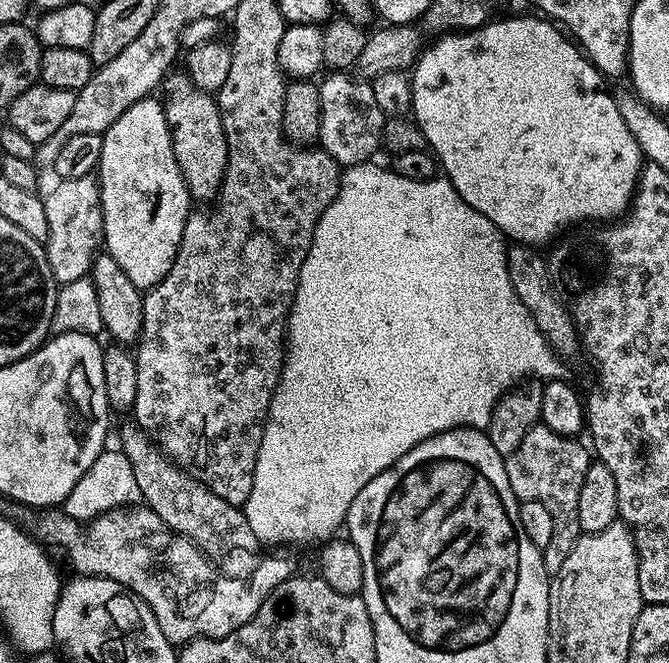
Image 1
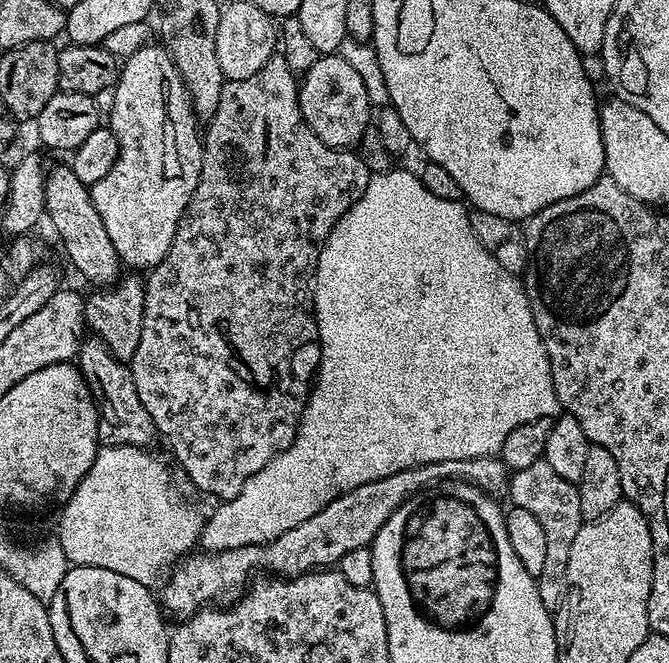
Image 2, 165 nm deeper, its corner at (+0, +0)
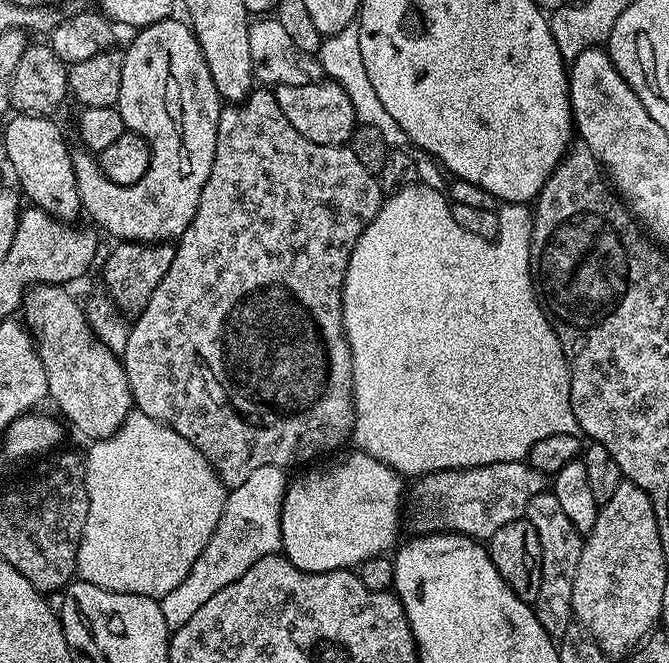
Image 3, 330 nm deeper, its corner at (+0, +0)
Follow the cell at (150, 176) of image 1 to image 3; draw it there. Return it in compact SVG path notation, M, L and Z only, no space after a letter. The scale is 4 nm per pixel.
M169 18L148 27L141 27L132 45L124 52L122 66L122 90L116 104L127 131L138 134L150 146L150 166L138 182L130 186L118 186L106 178L100 169L100 161L87 150L72 153L74 178L78 182L80 207L93 220L97 229L105 228L117 241L139 240L145 244L175 241L190 226L198 210L198 198L202 198L202 186L210 178L210 166L214 162L218 118L222 101L210 78L206 58L191 27L183 19Z

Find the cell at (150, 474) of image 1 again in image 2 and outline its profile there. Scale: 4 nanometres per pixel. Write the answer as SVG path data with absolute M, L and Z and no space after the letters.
M95 338L85 339L80 345L78 367L82 378L92 392L92 399L98 402L98 411L106 436L112 444L134 446L147 449L148 444L158 440L158 433L154 426L154 418L142 406L142 398L138 398L138 386L134 386L131 367L125 361L114 358L110 350L101 341Z

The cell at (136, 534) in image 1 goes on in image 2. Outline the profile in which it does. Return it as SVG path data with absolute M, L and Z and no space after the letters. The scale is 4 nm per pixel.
M483 456L427 464L421 468L407 468L398 474L366 482L334 498L325 508L318 510L318 514L306 518L306 522L294 526L294 530L286 530L286 534L280 534L268 544L242 546L221 552L200 550L185 556L163 581L163 607L169 613L172 611L174 615L180 616L176 618L187 618L205 606L235 601L245 591L252 568L258 567L259 564L266 571L272 572L268 574L275 574L280 578L302 576L306 572L339 565L342 554L369 547L378 530L382 530L386 518L390 518L390 514L394 514L394 510L398 510L398 506L402 506L405 500L451 479L462 480L473 484L475 488L481 488L485 497L500 498L500 495L503 497L508 491L510 470L504 465L504 461L496 456Z

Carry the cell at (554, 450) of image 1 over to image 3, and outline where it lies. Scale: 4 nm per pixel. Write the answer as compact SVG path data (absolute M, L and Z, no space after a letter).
M550 490L539 492L534 498L530 498L526 519L530 526L534 526L534 530L538 530L538 542L542 546L542 582L538 586L538 598L534 602L536 617L542 630L549 632L553 638L560 638L574 624L572 591L574 574L578 570L578 558L582 558L584 536L576 531L570 518L566 518L562 505Z

